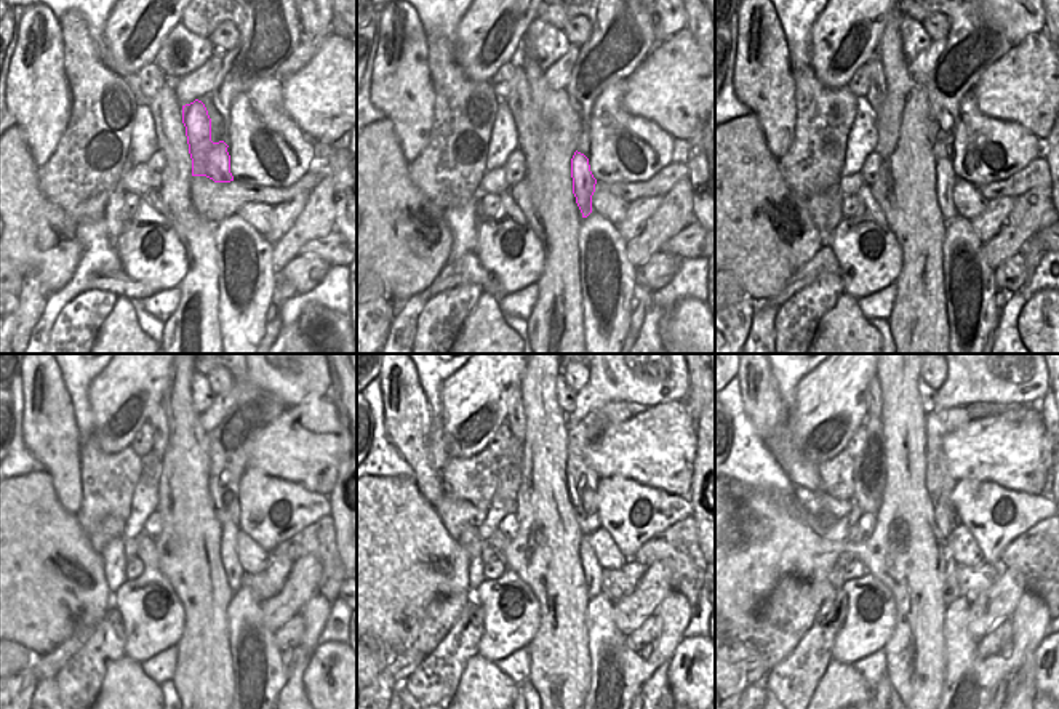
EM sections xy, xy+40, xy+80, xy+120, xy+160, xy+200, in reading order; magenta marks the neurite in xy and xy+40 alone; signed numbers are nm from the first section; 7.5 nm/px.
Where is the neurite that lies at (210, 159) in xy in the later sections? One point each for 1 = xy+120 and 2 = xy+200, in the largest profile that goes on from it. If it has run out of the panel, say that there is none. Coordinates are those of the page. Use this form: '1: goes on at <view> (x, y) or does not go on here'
1: goes on at xy+120 (229, 557)
2: goes on at xy+200 (951, 564)

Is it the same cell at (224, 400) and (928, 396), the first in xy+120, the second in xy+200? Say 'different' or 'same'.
different

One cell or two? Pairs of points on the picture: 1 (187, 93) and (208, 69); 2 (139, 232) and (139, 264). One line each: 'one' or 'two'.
1: one
2: one

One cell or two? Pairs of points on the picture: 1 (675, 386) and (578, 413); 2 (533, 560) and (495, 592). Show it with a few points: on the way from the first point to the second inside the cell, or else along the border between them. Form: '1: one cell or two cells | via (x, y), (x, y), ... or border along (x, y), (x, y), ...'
1: one cell | via (651, 384), (607, 384), (602, 389)
2: two cells | border along (507, 567), (530, 588), (538, 605)

